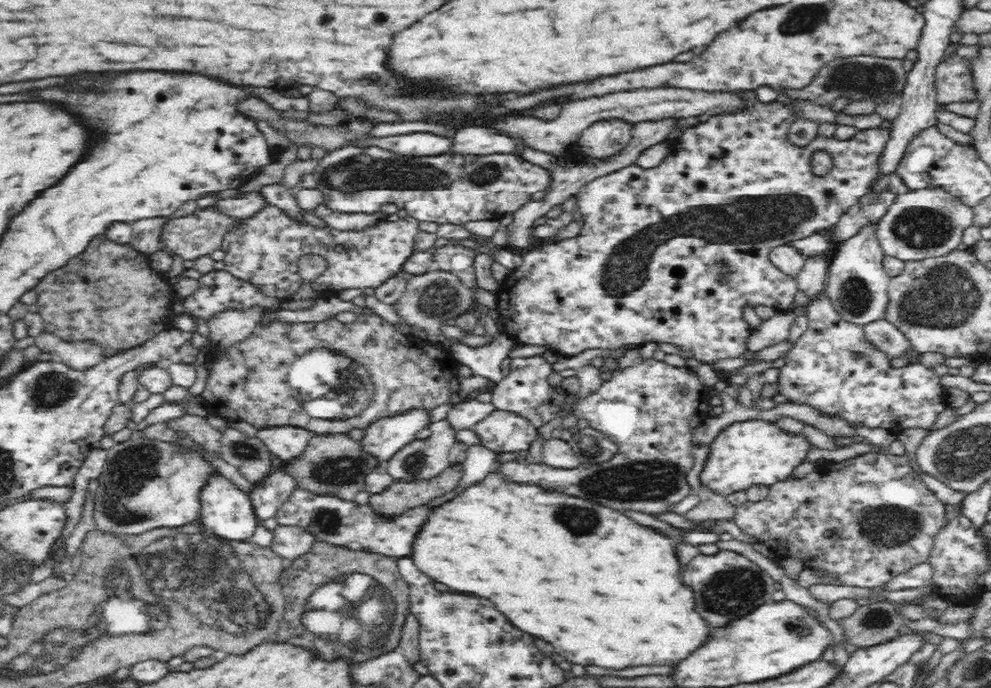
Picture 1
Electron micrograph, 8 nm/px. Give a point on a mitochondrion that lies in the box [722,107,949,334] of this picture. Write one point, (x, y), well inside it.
(855, 295)

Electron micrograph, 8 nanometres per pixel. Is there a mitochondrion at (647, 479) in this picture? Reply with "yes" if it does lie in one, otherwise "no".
yes

